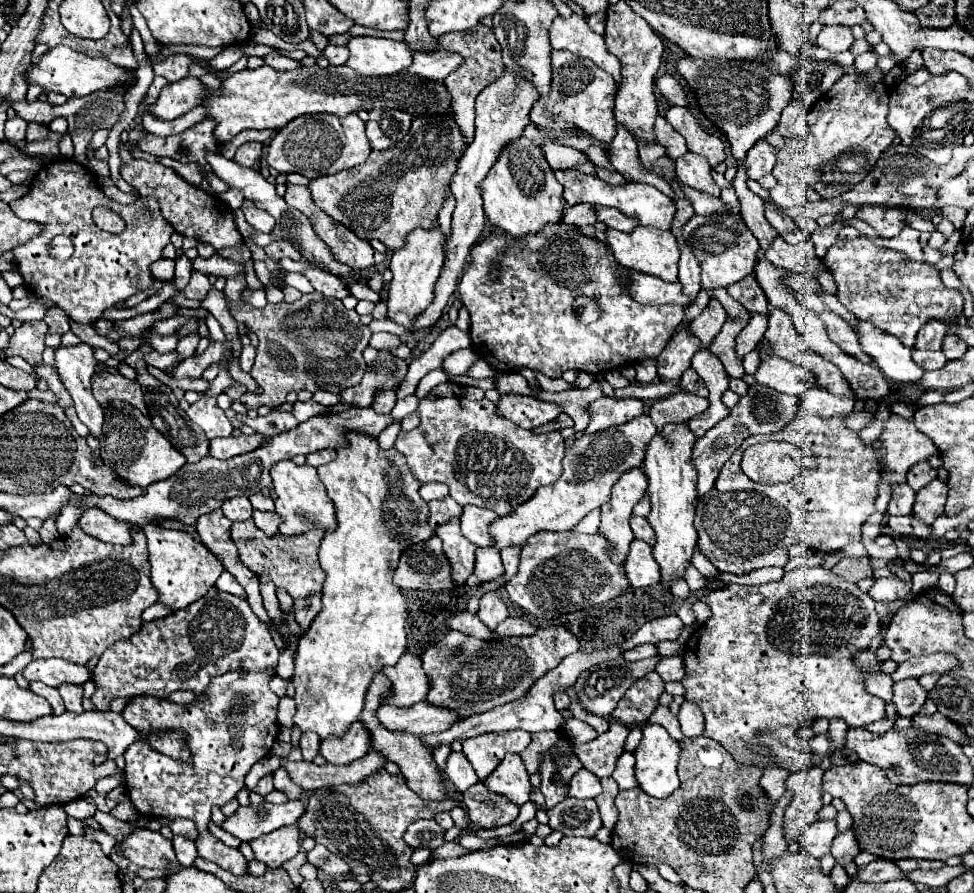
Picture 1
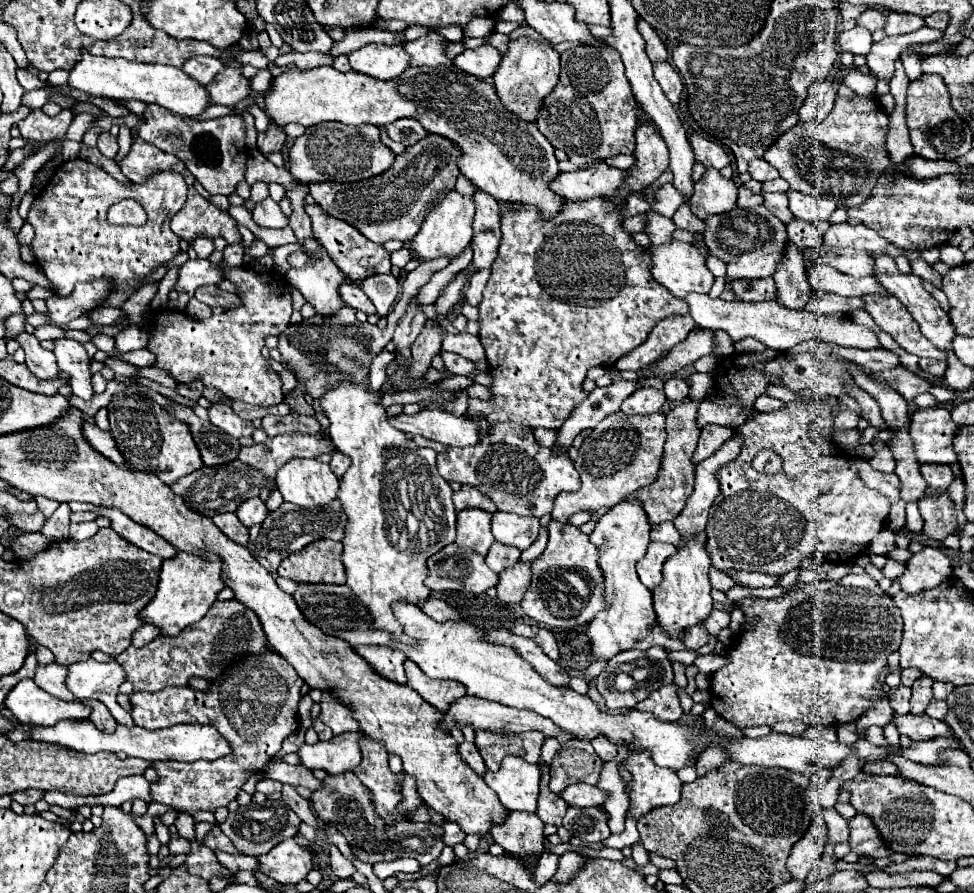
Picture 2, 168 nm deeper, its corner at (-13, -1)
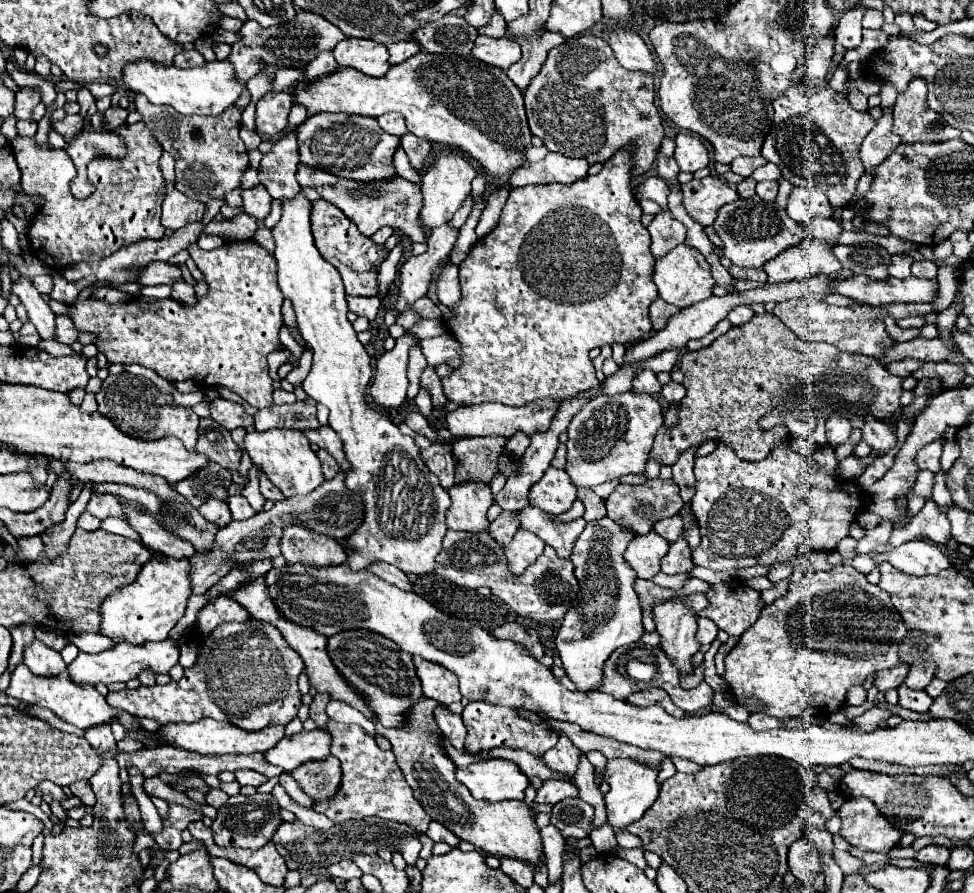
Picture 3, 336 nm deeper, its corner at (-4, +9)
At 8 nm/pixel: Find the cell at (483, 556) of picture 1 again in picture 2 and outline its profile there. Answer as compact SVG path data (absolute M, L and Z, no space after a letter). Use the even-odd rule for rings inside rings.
M492 544L492 548L486 554L486 564L490 570L494 570L496 574L500 574L502 570L514 566L520 558L520 550L518 548L508 548L504 544Z

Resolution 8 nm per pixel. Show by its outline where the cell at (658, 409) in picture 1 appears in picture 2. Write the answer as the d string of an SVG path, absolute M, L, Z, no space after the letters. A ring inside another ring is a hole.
M686 398L682 400L682 404L678 404L676 408L672 408L666 414L666 432L668 432L668 440L664 446L664 456L660 460L660 470L658 470L658 478L636 490L634 494L630 494L630 498L636 498L642 502L650 524L658 524L658 522L666 522L666 520L674 520L680 510L684 508L688 496L692 494L692 480L694 480L694 462L692 462L692 454L696 450L696 442L700 436L700 428L696 424L698 418L698 400Z

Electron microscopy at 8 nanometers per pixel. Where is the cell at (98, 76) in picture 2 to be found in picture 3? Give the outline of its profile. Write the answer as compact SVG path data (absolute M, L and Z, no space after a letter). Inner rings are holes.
M139 60L133 64L127 64L123 72L123 84L131 92L145 94L153 104L165 104L173 106L179 114L207 114L207 116L217 116L225 108L233 106L237 98L247 90L243 82L237 80L235 68L229 60L213 60L205 62L199 68L189 68L189 70L179 70L175 66L157 66L155 62L149 60Z

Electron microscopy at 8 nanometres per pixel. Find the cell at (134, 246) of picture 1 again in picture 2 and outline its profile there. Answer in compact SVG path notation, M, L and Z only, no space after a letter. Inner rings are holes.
M81 158L68 160L66 164L58 166L52 174L48 186L44 192L32 202L26 222L30 222L36 230L36 238L32 242L32 252L36 258L36 264L46 274L46 278L56 288L58 296L70 296L74 286L80 282L94 282L106 278L112 286L108 298L102 302L102 306L116 306L120 308L130 294L138 290L138 284L142 284L148 274L152 274L156 268L164 266L168 260L172 260L180 252L180 238L170 230L170 218L178 212L178 208L186 200L186 182L176 172L158 172L156 176L148 178L144 184L126 184L122 186L116 182L108 172L104 172L100 166L94 166ZM124 198L134 198L142 204L142 208L148 214L148 220L144 226L112 226L106 222L106 210L110 204L116 204Z

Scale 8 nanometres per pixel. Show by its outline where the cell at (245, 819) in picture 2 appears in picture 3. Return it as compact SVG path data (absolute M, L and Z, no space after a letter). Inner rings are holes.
M261 792L253 796L237 794L237 796L231 796L223 808L219 808L219 814L211 824L211 830L215 836L215 844L221 848L239 846L239 848L257 850L269 842L271 832L275 832L275 826L279 826L279 822L281 822L279 806L271 794L261 794Z

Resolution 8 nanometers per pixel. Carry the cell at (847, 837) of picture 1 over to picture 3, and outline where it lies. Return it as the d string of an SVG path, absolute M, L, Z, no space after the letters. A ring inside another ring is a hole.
M847 798L839 808L839 816L843 820L841 836L861 850L887 854L903 836L869 798Z

